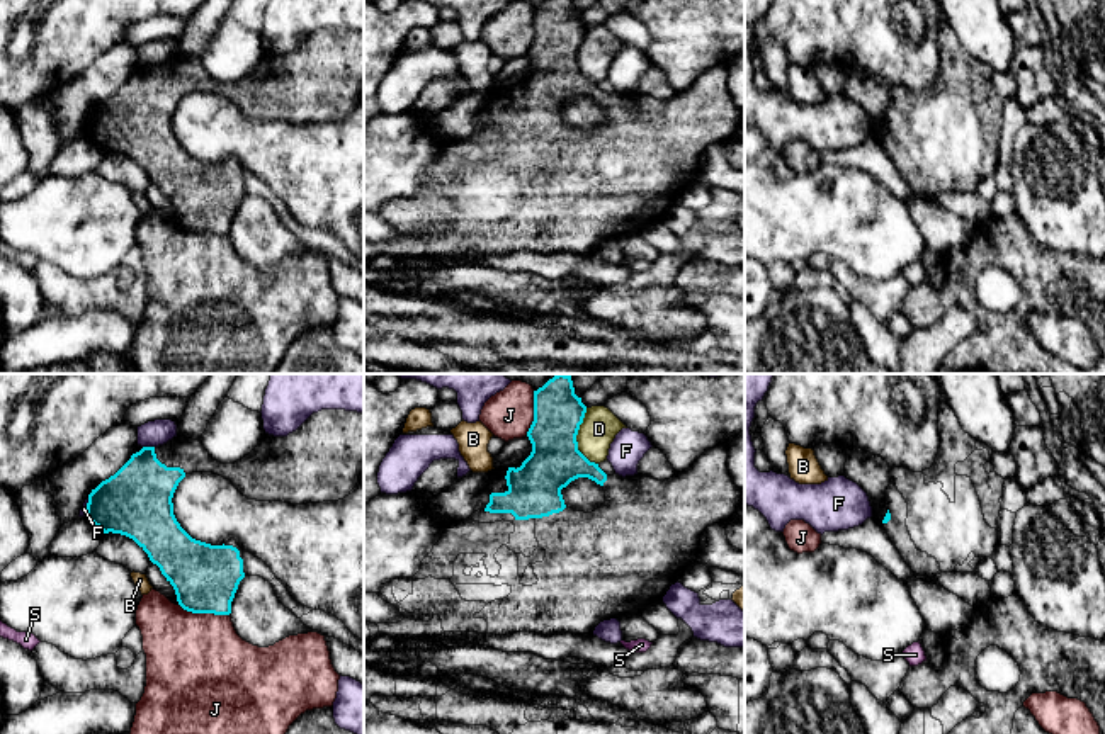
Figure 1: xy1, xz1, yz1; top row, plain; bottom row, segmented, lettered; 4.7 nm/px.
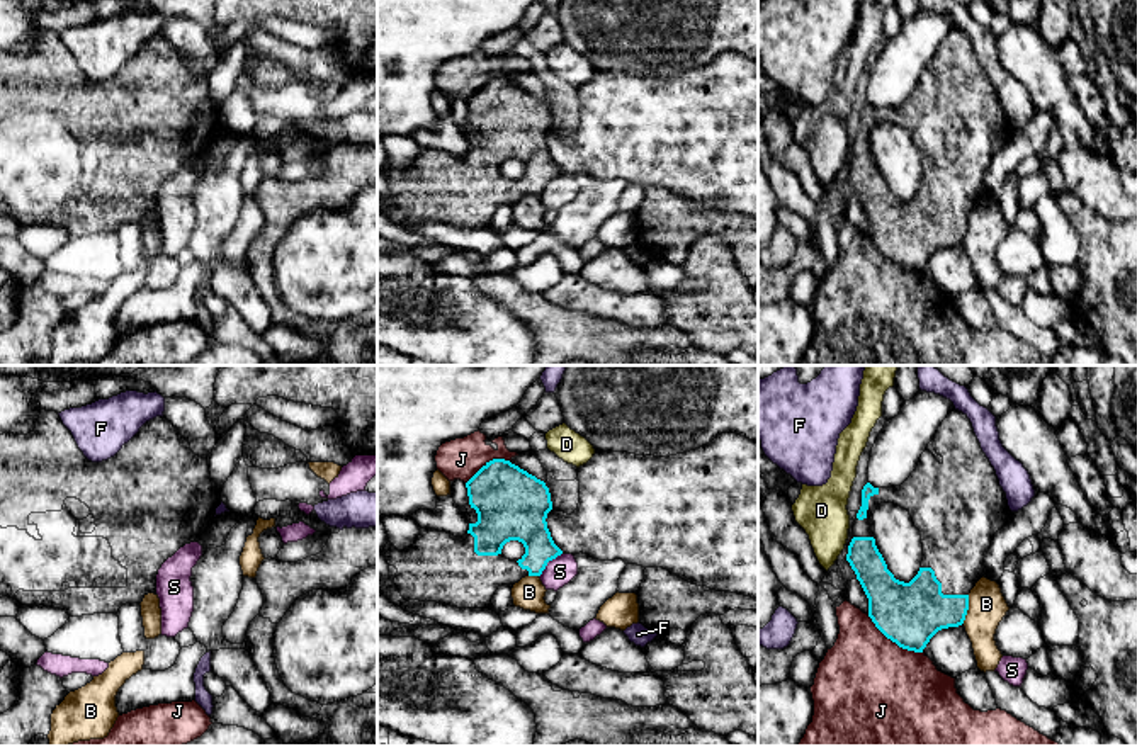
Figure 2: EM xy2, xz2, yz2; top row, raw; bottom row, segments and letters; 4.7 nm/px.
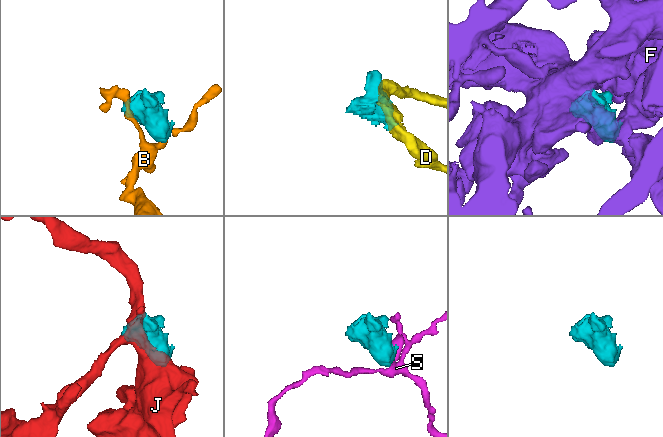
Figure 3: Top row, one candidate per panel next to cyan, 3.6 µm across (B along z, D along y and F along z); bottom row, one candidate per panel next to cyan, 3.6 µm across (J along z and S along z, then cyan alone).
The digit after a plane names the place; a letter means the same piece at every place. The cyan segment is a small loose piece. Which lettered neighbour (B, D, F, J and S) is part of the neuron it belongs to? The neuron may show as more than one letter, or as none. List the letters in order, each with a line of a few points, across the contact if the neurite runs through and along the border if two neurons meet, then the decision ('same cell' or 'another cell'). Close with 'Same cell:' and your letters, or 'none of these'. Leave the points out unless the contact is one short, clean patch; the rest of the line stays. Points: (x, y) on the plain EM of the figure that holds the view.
B: another cell
D: line xz1 (587, 28), (577, 55), (577, 67), (597, 84); another cell
F: another cell
J: another cell
S: line xz2 (561, 172), (548, 182), (539, 196); another cell
Same cell: none of these

